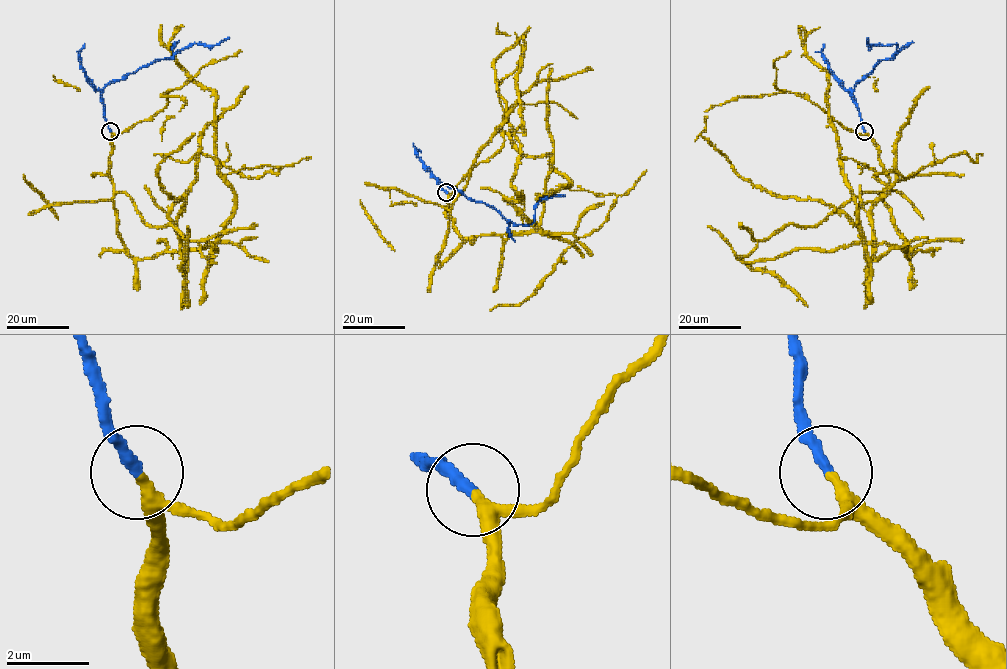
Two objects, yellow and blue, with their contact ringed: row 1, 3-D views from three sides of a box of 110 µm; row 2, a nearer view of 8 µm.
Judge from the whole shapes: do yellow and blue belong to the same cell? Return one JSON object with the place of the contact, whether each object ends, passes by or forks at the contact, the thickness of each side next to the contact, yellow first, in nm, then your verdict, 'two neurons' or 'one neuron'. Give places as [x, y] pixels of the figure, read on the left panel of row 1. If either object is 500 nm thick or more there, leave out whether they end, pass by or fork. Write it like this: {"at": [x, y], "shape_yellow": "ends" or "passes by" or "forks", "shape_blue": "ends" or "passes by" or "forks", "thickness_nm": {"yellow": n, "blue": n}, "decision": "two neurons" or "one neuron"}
{"at": [110, 131], "shape_yellow": "passes by", "shape_blue": "ends", "thickness_nm": {"yellow": 200, "blue": 280}, "decision": "one neuron"}

